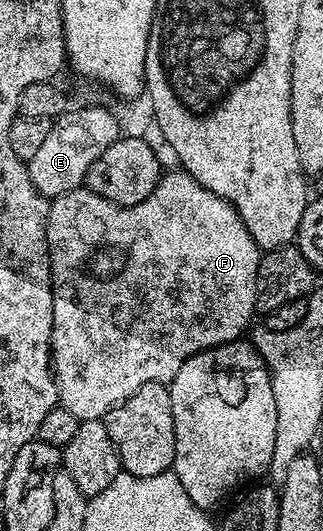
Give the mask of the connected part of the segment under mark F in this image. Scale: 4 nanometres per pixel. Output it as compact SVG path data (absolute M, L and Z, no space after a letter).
M184 170L166 171L157 181L155 190L149 197L136 204L134 208L123 208L88 190L64 192L49 205L47 238L53 285L51 367L57 381L60 407L71 410L71 414L75 414L75 418L79 421L99 420L108 416L114 406L123 403L131 394L135 394L139 386L147 382L168 385L169 381L175 378L175 374L179 374L179 366L183 366L183 362L187 362L187 358L191 358L196 352L203 352L207 348L215 348L218 344L228 344L238 339L253 316L253 303L256 305L259 300L262 249L257 247L253 235L242 222L237 209L228 200L207 190L192 174Z

